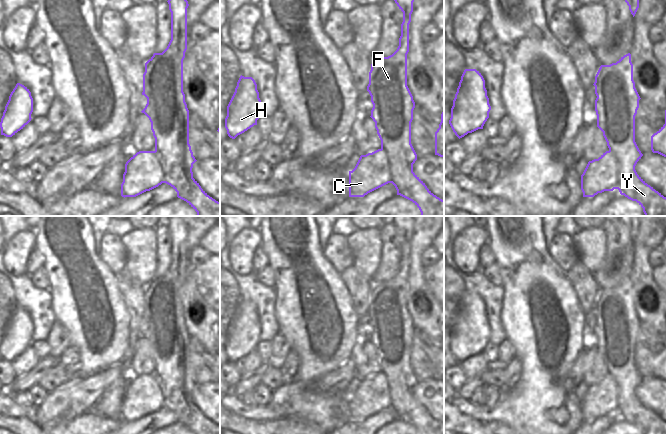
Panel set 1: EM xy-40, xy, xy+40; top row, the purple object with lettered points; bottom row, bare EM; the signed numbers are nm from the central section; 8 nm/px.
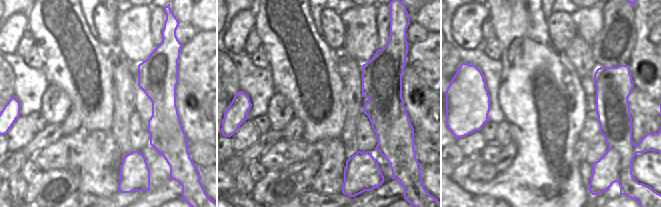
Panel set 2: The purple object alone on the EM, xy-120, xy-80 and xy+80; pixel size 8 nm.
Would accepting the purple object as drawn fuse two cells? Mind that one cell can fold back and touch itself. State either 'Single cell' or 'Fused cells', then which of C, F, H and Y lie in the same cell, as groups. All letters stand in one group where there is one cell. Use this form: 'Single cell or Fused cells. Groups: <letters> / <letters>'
Single cell. Groups: C F H Y

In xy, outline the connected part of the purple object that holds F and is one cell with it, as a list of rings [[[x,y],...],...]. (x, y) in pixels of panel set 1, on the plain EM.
[[[393,216],[392,218],[392,223],[403,236],[399,270],[388,281],[373,283],[367,310],[373,328],[370,341],[375,346],[381,372],[361,379],[355,392],[349,395],[349,421],[364,421],[392,407],[397,414],[397,419],[412,425],[419,434],[444,434],[444,424],[434,419],[413,396],[413,388],[417,384],[417,378],[411,368],[411,346],[415,326],[407,310],[407,278],[409,276],[409,248],[415,220],[413,216]]]

